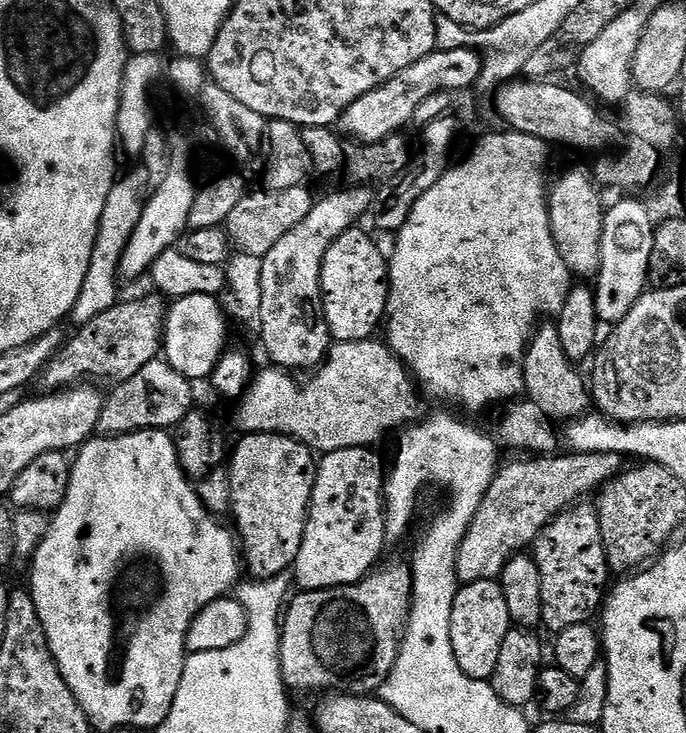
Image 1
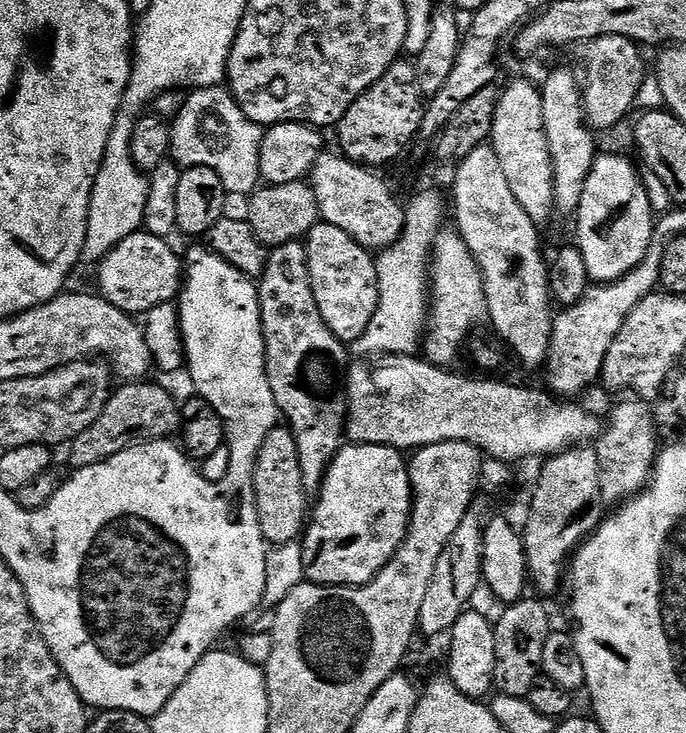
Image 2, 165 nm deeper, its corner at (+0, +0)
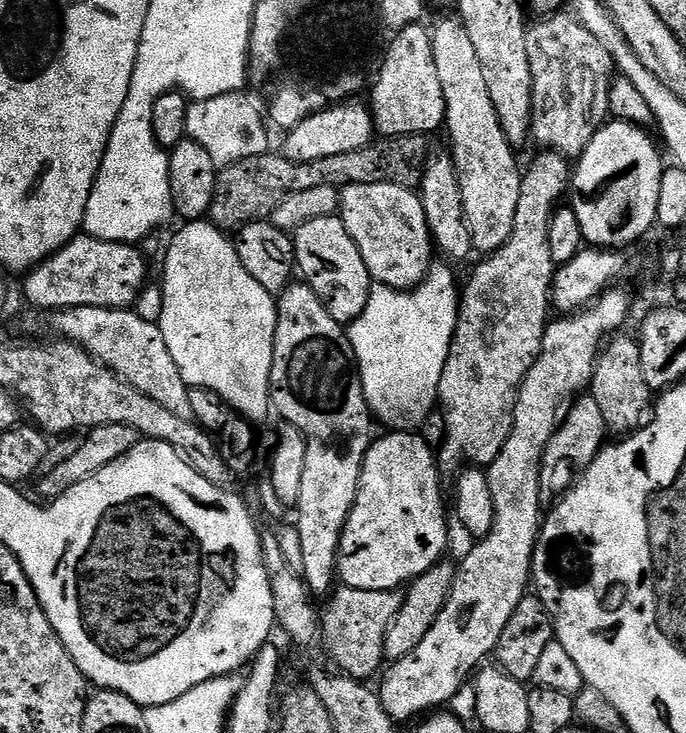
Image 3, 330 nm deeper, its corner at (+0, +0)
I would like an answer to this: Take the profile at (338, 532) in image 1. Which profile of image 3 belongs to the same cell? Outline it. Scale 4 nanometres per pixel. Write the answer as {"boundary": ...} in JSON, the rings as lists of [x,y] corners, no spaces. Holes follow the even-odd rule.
{"boundary":[[[392,430],[381,438],[373,439],[368,447],[368,452],[364,456],[364,461],[360,467],[360,481],[358,491],[354,498],[354,506],[346,518],[346,524],[342,530],[340,545],[338,546],[338,558],[336,559],[336,575],[339,583],[345,588],[357,588],[358,590],[386,590],[387,592],[397,591],[401,586],[416,580],[426,570],[430,570],[434,565],[441,563],[445,559],[444,551],[448,548],[448,520],[444,517],[444,496],[440,493],[441,469],[438,467],[438,456],[426,441],[420,436],[415,436],[412,430]]]}

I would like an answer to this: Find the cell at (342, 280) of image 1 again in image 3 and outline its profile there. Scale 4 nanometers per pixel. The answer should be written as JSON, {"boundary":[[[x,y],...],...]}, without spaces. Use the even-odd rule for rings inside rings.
{"boundary":[[[339,215],[306,222],[306,226],[294,233],[294,243],[299,275],[304,275],[301,276],[303,283],[309,284],[314,294],[318,294],[322,306],[326,306],[326,314],[330,314],[330,318],[341,326],[355,322],[362,310],[366,310],[374,281],[366,270],[366,262],[362,262],[362,253],[358,246],[354,246],[354,238],[350,238]]]}

